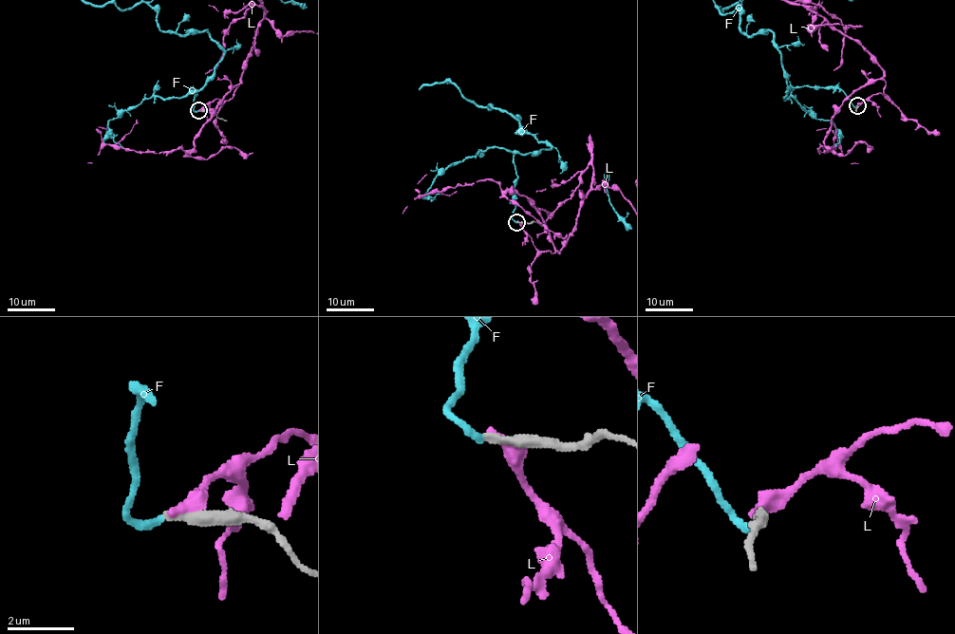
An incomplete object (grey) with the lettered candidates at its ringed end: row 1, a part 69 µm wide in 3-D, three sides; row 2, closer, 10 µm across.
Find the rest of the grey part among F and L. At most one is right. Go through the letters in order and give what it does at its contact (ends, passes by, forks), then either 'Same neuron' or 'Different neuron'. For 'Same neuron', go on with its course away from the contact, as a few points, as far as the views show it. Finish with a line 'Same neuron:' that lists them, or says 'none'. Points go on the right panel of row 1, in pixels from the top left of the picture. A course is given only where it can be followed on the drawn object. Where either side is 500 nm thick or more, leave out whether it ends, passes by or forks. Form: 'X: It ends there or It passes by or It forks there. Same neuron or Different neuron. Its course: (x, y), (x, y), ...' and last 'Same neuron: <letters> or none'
F: It ends there. Different neuron
L: Different neuron
Same neuron: none

